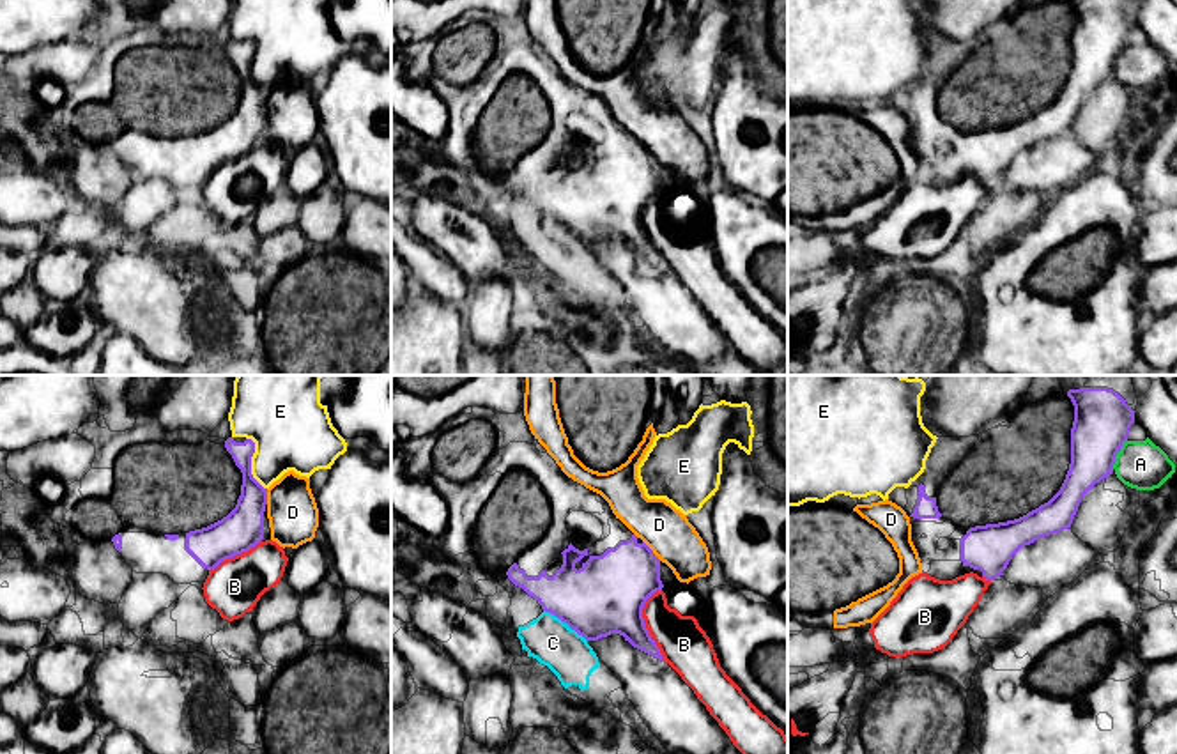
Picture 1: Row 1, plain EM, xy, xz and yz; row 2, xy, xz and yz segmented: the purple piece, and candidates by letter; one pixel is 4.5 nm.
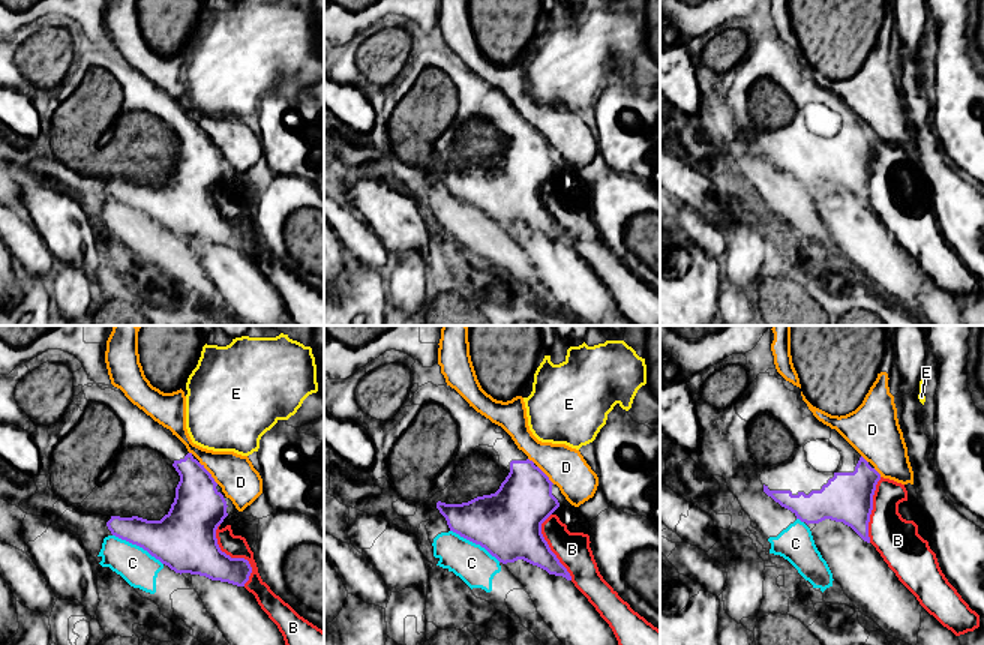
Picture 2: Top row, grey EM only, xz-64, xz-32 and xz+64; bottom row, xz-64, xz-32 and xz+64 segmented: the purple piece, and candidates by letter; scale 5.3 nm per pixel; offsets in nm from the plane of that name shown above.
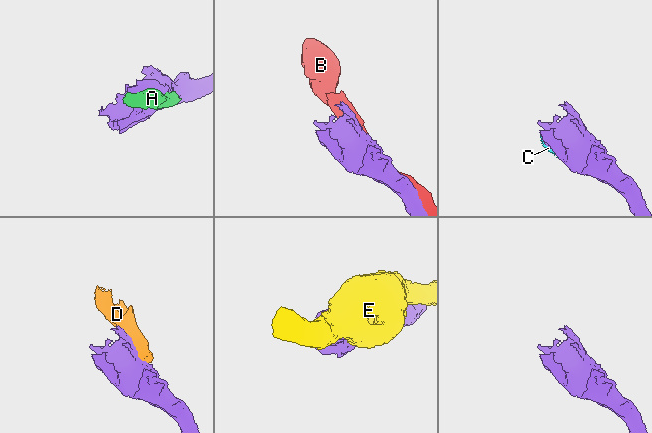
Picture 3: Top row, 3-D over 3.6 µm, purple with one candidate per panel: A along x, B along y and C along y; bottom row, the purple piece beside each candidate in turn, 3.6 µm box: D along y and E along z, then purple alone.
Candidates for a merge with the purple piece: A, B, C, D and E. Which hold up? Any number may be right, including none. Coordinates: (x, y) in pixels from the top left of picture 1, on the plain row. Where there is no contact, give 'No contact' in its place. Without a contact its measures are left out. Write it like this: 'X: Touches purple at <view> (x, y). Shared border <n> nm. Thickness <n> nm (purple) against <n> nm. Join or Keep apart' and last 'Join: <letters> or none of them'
A: Touches purple at yz (1117, 55). Shared border 150 nm. Thickness 260 nm (purple) against 220 nm. Keep apart
B: Touches purple at xz (645, 229). Shared border 340 nm. Thickness 340 nm (purple) against 220 nm. Keep apart
C: Touches purple at xz (565, 225). Shared border 240 nm. Thickness 340 nm (purple) against 220 nm. Keep apart
D: Touches purple at xz (652, 154). Shared border 130 nm. Thickness 320 nm (purple) against 220 nm. Keep apart
E: Touches purple at xy (250, 66). Shared border 260 nm. Thickness 150 nm (purple) against 340 nm. Keep apart
Join: none of them

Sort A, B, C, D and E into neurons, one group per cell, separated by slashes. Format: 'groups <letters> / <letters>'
groups A / B / C / D / E

